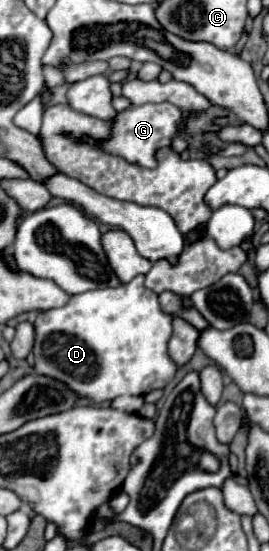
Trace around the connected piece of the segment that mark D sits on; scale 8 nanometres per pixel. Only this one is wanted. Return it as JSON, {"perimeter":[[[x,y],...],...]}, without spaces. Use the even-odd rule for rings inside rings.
{"perimeter":[[[137,275],[131,283],[125,283],[125,285],[119,285],[119,287],[113,287],[113,289],[93,289],[93,291],[85,291],[81,295],[73,295],[63,307],[59,309],[49,309],[49,311],[43,311],[37,315],[35,319],[35,345],[33,345],[33,355],[35,355],[35,371],[39,375],[45,375],[45,377],[51,377],[51,379],[57,379],[65,385],[69,385],[69,389],[73,389],[77,393],[79,399],[91,399],[91,403],[111,403],[115,397],[119,395],[147,395],[149,391],[153,389],[163,389],[167,383],[173,381],[175,377],[175,363],[169,359],[167,355],[167,343],[171,339],[171,315],[163,313],[161,311],[161,305],[159,305],[159,299],[157,299],[157,293],[153,293],[151,289],[147,289],[143,285],[145,277],[143,275]]]}

